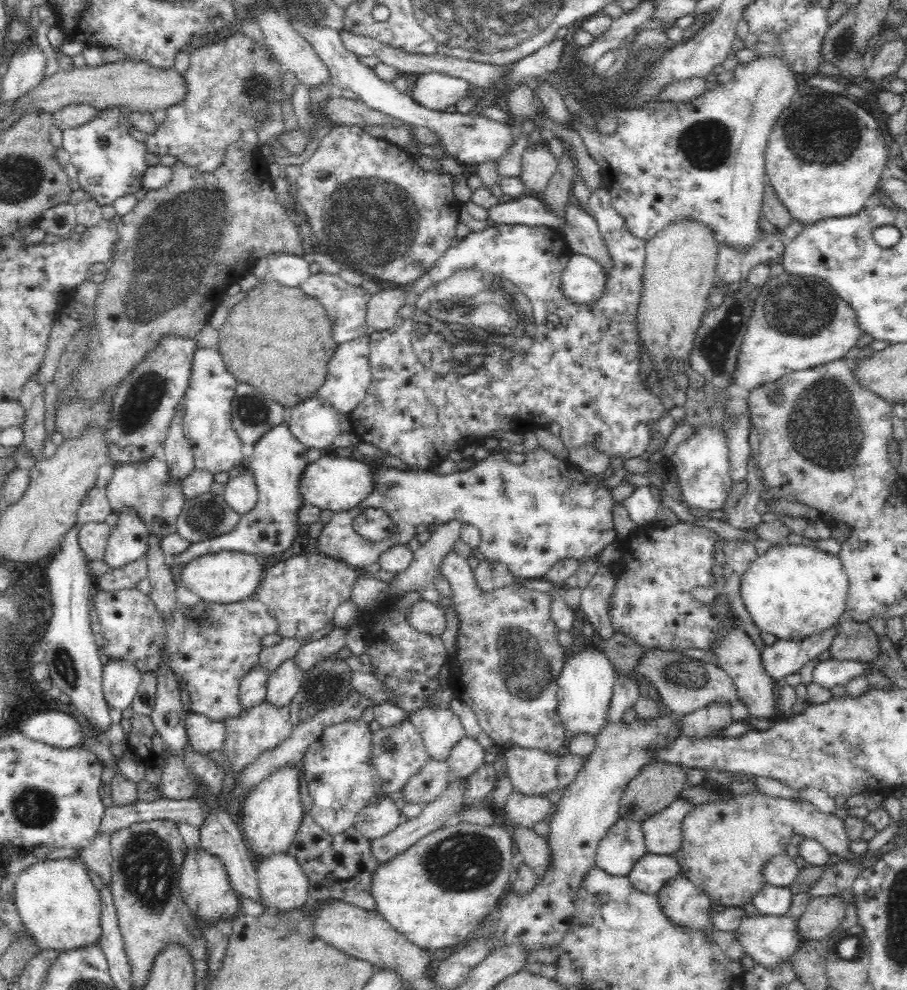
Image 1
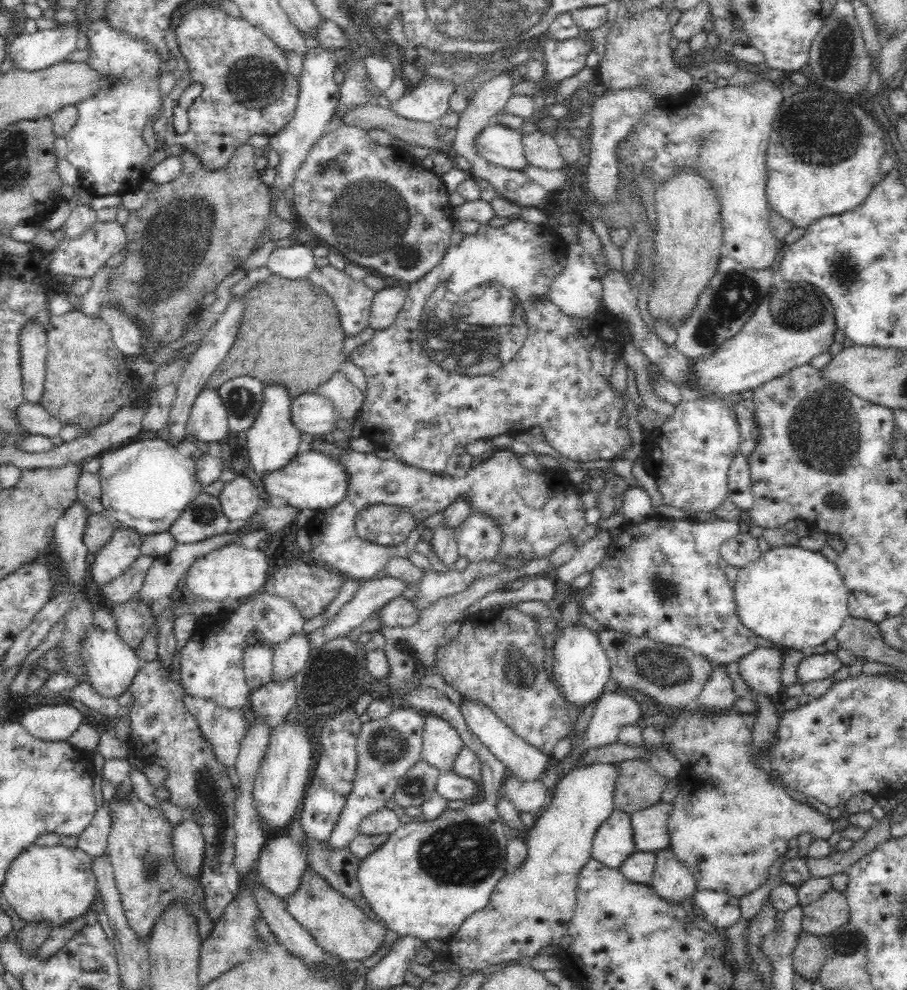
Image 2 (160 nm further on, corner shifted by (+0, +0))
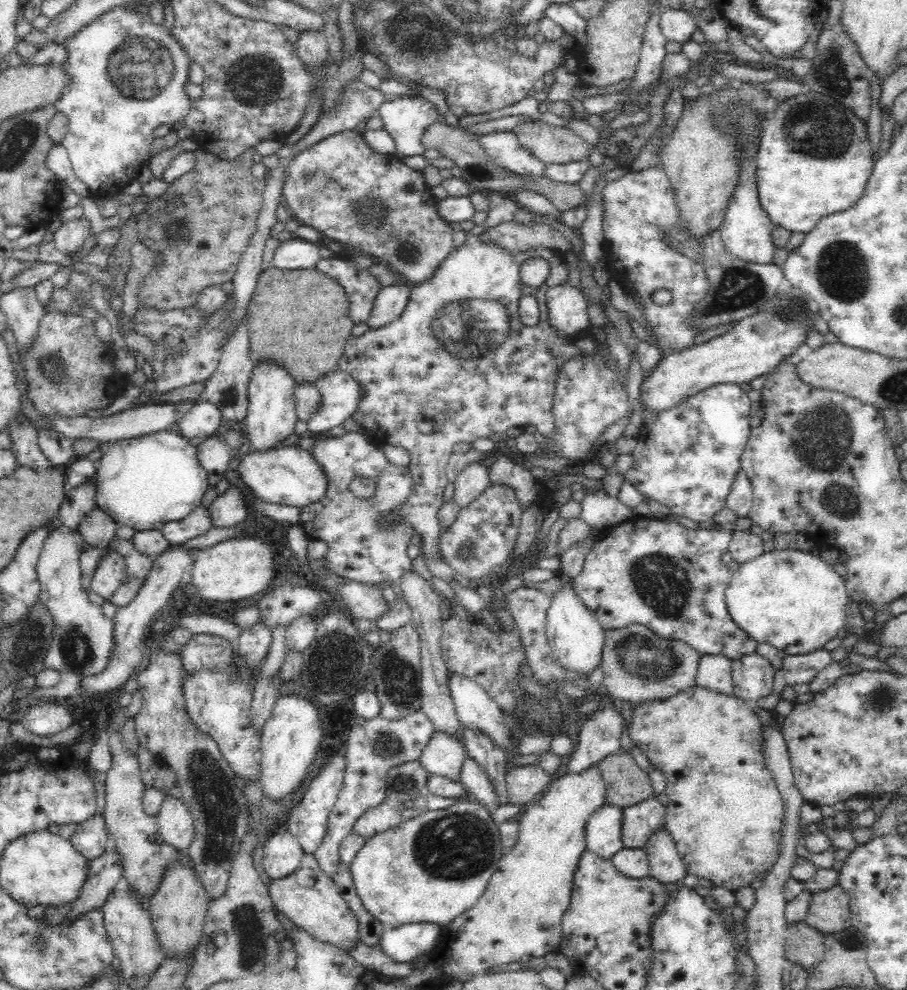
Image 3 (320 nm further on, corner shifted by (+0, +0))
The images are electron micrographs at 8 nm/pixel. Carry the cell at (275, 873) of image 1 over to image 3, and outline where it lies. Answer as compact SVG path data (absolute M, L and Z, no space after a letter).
M280 827L269 835L263 849L263 867L272 878L284 878L294 872L302 862L304 851L296 837L286 827Z

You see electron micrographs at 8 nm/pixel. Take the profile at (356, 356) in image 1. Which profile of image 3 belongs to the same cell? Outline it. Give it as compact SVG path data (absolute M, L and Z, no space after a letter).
M336 370L324 374L314 384L320 399L318 408L306 420L307 429L310 432L324 432L344 424L356 410L360 398L358 383L348 373Z

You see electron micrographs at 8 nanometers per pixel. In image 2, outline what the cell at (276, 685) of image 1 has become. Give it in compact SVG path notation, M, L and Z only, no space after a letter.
M301 632L273 645L273 679L288 678L302 670L309 659L311 648L309 634Z

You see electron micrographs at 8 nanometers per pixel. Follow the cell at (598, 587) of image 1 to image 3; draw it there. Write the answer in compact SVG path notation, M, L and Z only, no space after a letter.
M639 623L606 630L601 654L602 682L606 692L614 699L632 703L662 700L694 686L698 660L701 658L694 647L686 645L686 642L662 638L651 628Z

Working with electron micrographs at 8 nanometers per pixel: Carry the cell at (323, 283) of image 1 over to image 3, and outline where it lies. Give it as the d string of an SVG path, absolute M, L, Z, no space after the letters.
M342 252L320 258L315 267L344 286L350 298L352 322L367 322L374 308L374 299L384 287L369 268L358 268L354 261L343 257Z

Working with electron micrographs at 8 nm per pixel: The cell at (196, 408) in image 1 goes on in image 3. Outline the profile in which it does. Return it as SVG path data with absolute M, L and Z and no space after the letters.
M196 400L192 408L177 420L177 432L188 440L196 442L215 434L222 419L218 406L208 400Z

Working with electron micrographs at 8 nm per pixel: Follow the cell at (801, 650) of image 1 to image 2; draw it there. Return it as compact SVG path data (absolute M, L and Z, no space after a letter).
M757 647L738 662L738 673L751 692L772 694L781 692L780 664L781 650Z

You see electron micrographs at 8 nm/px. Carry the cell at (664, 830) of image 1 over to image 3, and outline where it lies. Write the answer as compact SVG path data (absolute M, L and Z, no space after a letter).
M656 796L622 808L622 846L641 848L654 830L666 824L666 810Z

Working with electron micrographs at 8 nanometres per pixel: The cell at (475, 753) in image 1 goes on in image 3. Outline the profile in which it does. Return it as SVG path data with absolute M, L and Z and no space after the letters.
M467 757L461 768L461 784L467 797L481 802L487 807L500 806L496 787L484 769L472 758Z

